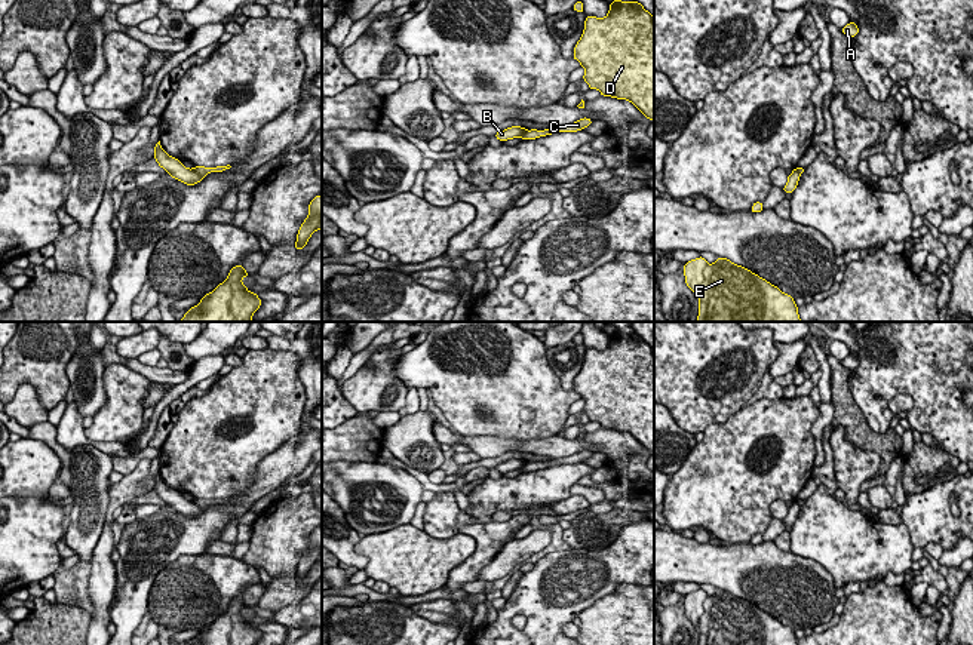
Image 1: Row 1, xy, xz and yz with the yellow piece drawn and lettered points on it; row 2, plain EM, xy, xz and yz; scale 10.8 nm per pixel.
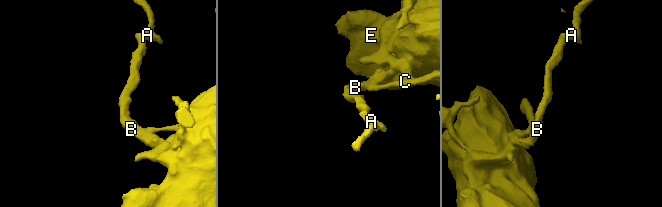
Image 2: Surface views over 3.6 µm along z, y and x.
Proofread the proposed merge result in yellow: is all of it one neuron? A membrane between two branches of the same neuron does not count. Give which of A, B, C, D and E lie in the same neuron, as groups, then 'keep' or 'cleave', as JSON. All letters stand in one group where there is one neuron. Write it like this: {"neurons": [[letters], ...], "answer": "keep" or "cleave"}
{"neurons": [["A", "B", "D", "E"], ["C"]], "answer": "cleave"}

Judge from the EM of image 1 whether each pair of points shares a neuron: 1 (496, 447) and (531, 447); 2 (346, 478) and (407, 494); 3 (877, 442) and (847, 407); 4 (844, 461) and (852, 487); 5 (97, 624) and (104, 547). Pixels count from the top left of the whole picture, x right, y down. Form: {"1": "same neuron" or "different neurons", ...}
{"1": "same neuron", "2": "same neuron", "3": "same neuron", "4": "same neuron", "5": "same neuron"}

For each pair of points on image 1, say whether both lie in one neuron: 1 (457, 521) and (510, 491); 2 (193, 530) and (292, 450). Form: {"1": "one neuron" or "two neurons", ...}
{"1": "two neurons", "2": "one neuron"}

